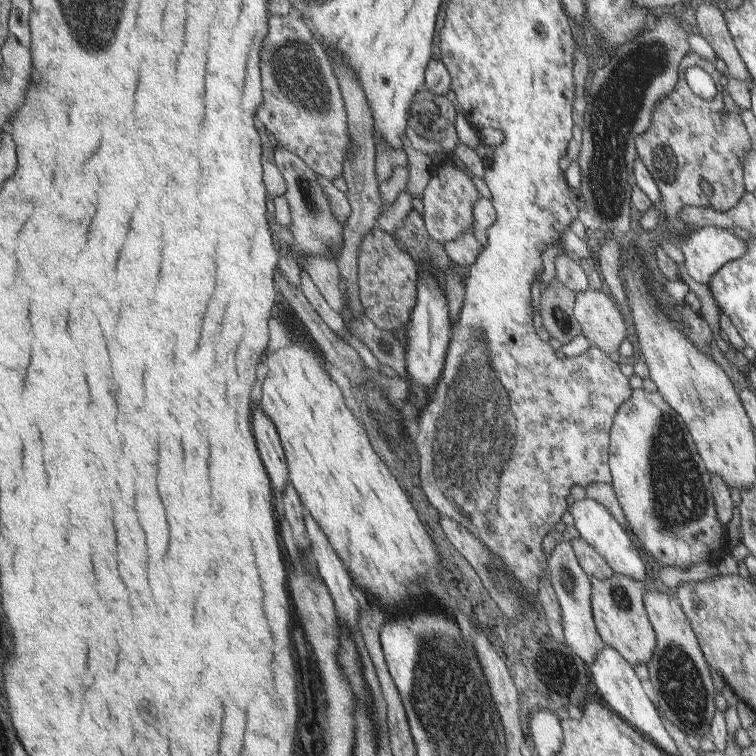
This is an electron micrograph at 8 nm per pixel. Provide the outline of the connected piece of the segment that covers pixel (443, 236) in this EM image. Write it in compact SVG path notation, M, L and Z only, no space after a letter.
M447 163L447 167L435 166L422 193L422 216L428 236L443 245L457 239L462 233L472 231L474 206L482 198L479 188L475 188L475 175L471 172L463 172L463 168L456 167L454 163Z

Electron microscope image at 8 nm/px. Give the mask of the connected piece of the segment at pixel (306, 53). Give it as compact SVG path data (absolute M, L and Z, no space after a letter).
M294 11L287 16L271 16L271 36L263 48L263 64L259 64L259 68L263 68L263 88L267 88L269 96L265 96L263 104L259 106L259 120L273 134L278 146L300 157L310 169L330 181L343 176L344 154L349 148L347 112L324 48L316 40L315 34L311 34L309 26Z

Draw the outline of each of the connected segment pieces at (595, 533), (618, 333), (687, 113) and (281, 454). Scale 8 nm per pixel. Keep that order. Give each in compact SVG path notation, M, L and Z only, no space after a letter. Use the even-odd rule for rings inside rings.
M587 498L581 501L573 500L570 513L574 520L574 528L579 533L580 538L607 563L607 566L610 566L615 575L641 581L644 588L649 586L647 570L639 558L639 552L637 550L633 552L633 544L625 536L625 532L619 530L619 524L609 516L609 512L601 504Z
M587 289L576 293L573 316L589 344L607 356L617 352L625 339L625 326L618 306L602 291Z
M689 50L679 63L678 81L673 90L656 104L647 130L634 140L638 159L646 165L660 190L668 229L679 232L679 238L690 234L683 231L686 225L677 218L681 208L695 206L726 211L748 193L743 162L752 142L741 116L727 113L727 104L723 103L727 100L727 81L719 74L719 68ZM687 67L699 67L709 73L717 89L715 98L704 101L693 94L684 79Z
M257 408L253 410L253 438L259 452L263 452L263 464L267 464L267 472L271 472L271 486L282 494L286 487L290 486L285 452L281 441L278 439L278 431Z

